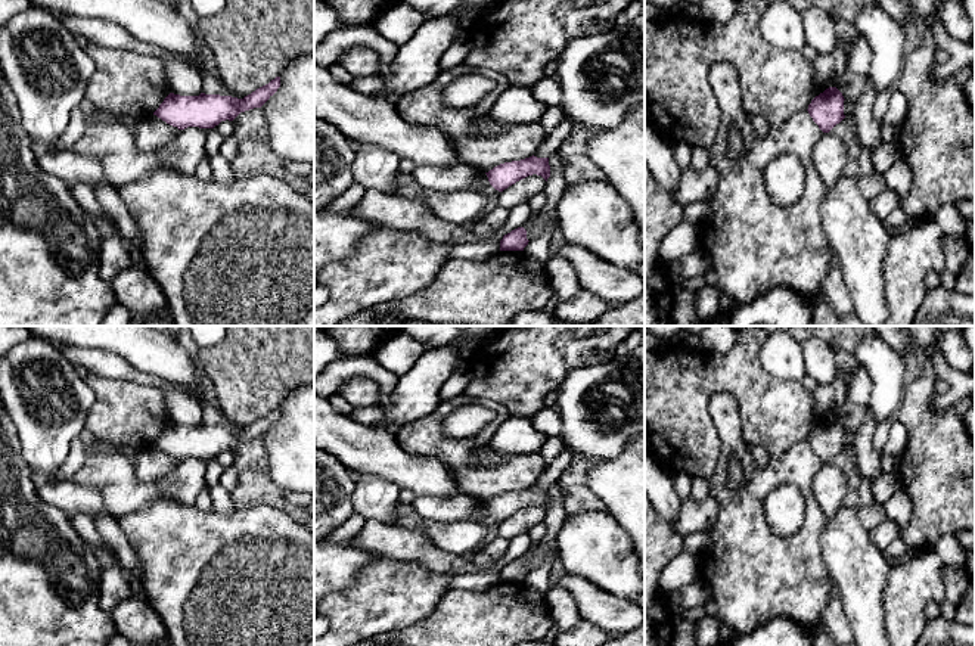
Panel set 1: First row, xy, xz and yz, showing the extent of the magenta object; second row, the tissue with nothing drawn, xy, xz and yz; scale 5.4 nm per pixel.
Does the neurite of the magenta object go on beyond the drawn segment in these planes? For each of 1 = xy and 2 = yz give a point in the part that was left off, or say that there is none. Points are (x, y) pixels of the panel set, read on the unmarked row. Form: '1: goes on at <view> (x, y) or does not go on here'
1: does not go on here
2: does not go on here

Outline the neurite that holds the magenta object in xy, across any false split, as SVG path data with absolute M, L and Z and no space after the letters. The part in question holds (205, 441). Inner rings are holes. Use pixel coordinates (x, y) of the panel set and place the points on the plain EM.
M276 407L243 429L205 423L199 426L170 423L153 445L178 460L187 457L214 459L221 451L233 451L240 442L261 438L279 417L280 407Z

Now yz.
M829 417L808 435L808 444L823 463L839 454L844 445L844 426L836 417Z

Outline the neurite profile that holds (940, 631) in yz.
M940 615L928 619L916 646L975 646L975 628Z

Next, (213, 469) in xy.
M205 459L205 484L207 487L214 487L220 484L224 468L217 462L217 459Z

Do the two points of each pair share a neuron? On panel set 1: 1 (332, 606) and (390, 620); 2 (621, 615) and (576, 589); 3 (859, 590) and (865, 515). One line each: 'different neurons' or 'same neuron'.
1: same neuron
2: same neuron
3: different neurons

